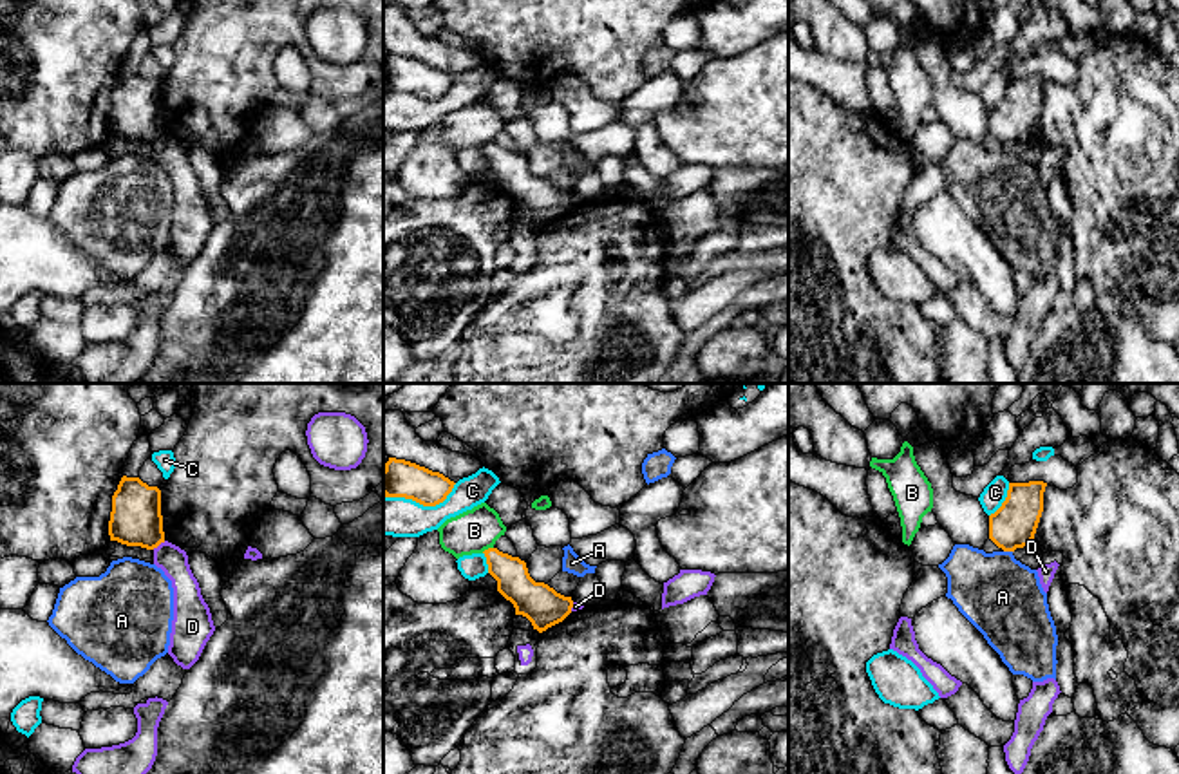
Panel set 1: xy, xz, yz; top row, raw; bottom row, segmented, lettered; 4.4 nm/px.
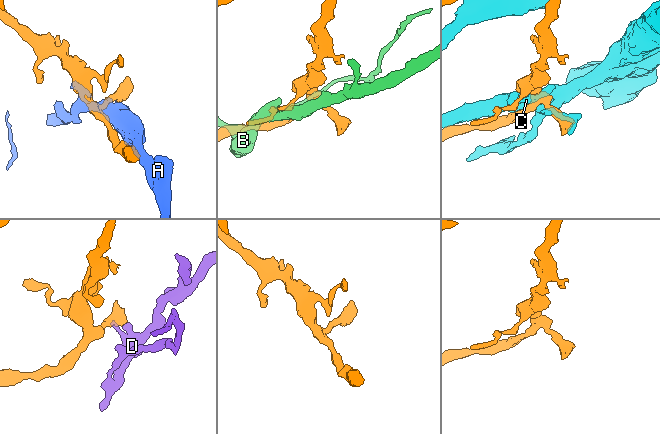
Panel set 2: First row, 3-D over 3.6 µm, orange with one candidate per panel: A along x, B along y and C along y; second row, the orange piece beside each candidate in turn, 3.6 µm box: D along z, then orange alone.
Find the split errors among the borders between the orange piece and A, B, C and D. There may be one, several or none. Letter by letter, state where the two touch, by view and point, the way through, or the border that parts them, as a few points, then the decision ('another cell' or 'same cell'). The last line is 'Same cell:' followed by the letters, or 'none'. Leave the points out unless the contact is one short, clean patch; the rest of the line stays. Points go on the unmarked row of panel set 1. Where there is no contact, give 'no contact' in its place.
A: yz (1008, 145) | along yz (1004, 145), (1011, 147) | another cell
B: xz (489, 143) | another cell
C: xz (422, 98) | another cell
D: xy (158, 140) | along xy (165, 136), (152, 143) | another cell
Same cell: none

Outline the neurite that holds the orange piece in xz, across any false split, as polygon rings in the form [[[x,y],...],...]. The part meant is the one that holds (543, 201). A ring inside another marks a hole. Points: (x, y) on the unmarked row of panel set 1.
[[[488,143],[483,148],[488,168],[497,175],[497,186],[514,199],[515,210],[532,217],[533,224],[542,228],[571,208],[571,192],[557,188],[544,177],[535,177],[524,156],[497,143]]]

